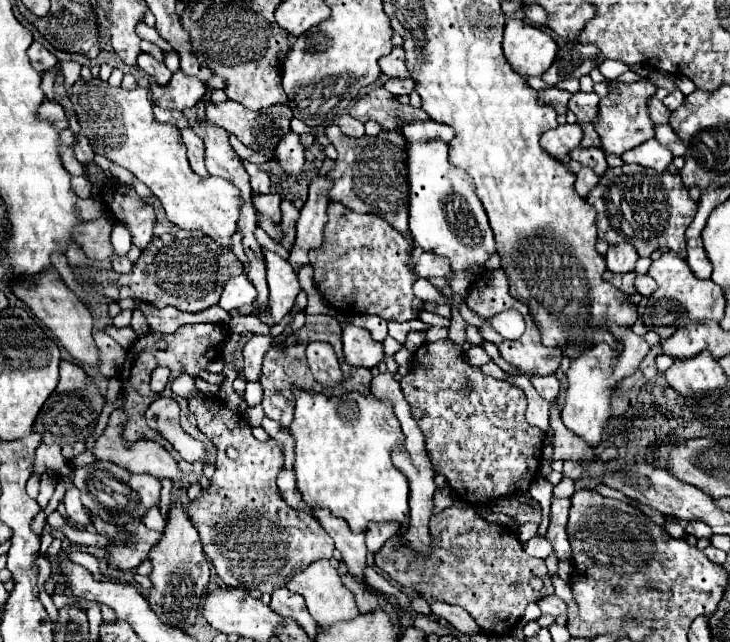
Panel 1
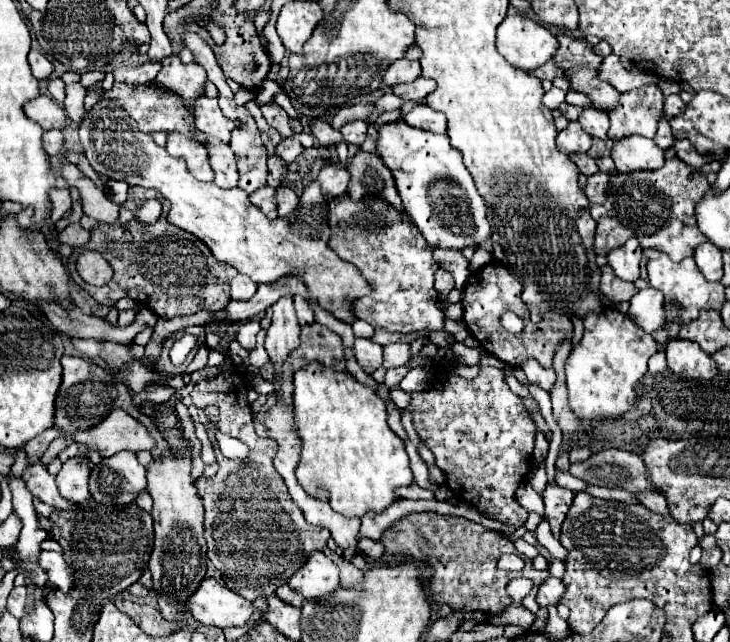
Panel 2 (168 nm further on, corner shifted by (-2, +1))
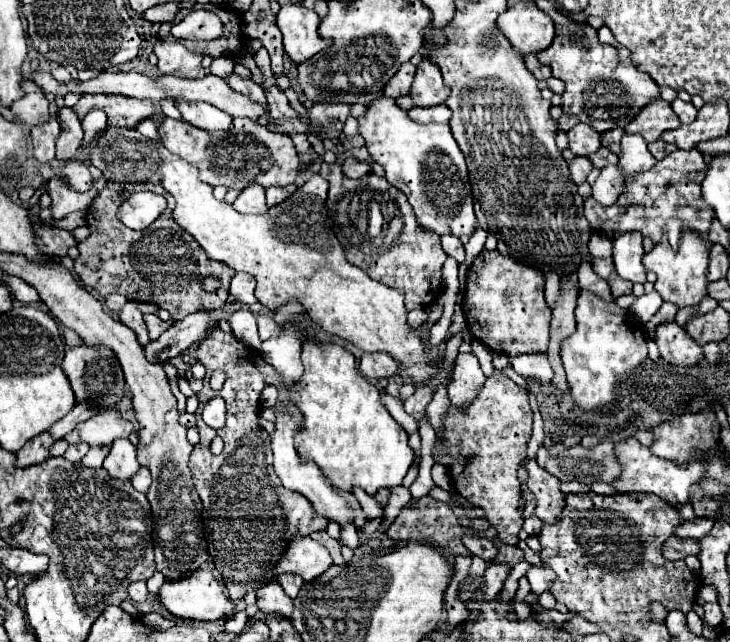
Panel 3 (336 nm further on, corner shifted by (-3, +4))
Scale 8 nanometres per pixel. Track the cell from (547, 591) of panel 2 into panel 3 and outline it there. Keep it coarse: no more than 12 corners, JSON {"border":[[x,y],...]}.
{"border":[[536,568],[526,572],[536,596],[550,590],[556,580],[554,570]]}

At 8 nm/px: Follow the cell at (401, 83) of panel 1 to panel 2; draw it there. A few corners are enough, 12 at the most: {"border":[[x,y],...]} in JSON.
{"border":[[417,77],[395,85],[393,93],[405,101],[423,101],[437,83]]}

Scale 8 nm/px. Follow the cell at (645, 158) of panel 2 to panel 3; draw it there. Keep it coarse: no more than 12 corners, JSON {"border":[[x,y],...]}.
{"border":[[624,134],[618,168],[626,176],[656,164],[640,134]]}

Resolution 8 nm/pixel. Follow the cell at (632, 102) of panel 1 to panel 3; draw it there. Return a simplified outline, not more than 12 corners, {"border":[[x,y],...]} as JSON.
{"border":[[656,98],[630,120],[626,132],[654,142],[680,120],[662,98]]}

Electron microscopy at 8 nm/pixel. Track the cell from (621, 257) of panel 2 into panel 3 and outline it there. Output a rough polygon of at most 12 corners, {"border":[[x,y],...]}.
{"border":[[642,234],[614,240],[616,272],[630,282],[646,282]]}

